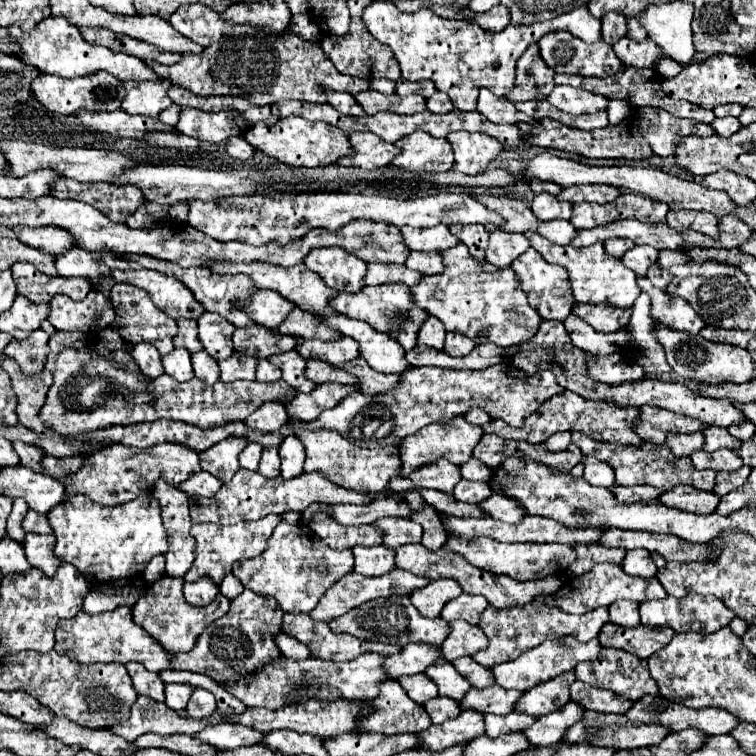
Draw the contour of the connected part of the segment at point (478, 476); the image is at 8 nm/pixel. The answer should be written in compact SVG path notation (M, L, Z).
M471 458L469 462L465 462L461 466L461 476L465 480L473 480L473 482L489 482L491 470L487 470L487 466L483 466L479 460Z

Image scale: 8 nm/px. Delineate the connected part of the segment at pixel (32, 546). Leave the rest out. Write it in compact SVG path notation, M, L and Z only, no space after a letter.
M27 534L25 538L25 554L27 560L33 568L39 568L45 576L55 576L57 568L61 566L61 562L57 560L57 556L53 554L53 546L55 546L55 536L43 536L43 534Z

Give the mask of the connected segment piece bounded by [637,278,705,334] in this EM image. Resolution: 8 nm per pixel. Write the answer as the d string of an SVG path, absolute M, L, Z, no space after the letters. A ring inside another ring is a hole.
M637 278L637 284L641 286L641 290L649 292L651 302L653 302L651 316L657 322L667 324L673 330L681 330L681 332L689 332L689 334L697 334L701 328L705 328L703 318L687 302L683 302L683 298L663 294L647 278Z

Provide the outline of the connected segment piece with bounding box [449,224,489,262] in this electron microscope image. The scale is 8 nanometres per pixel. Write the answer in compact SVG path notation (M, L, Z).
M453 224L449 226L451 234L455 234L463 244L467 244L467 248L471 250L471 256L479 262L485 260L485 250L487 250L487 240L489 240L489 232L485 230L485 226L481 224Z

